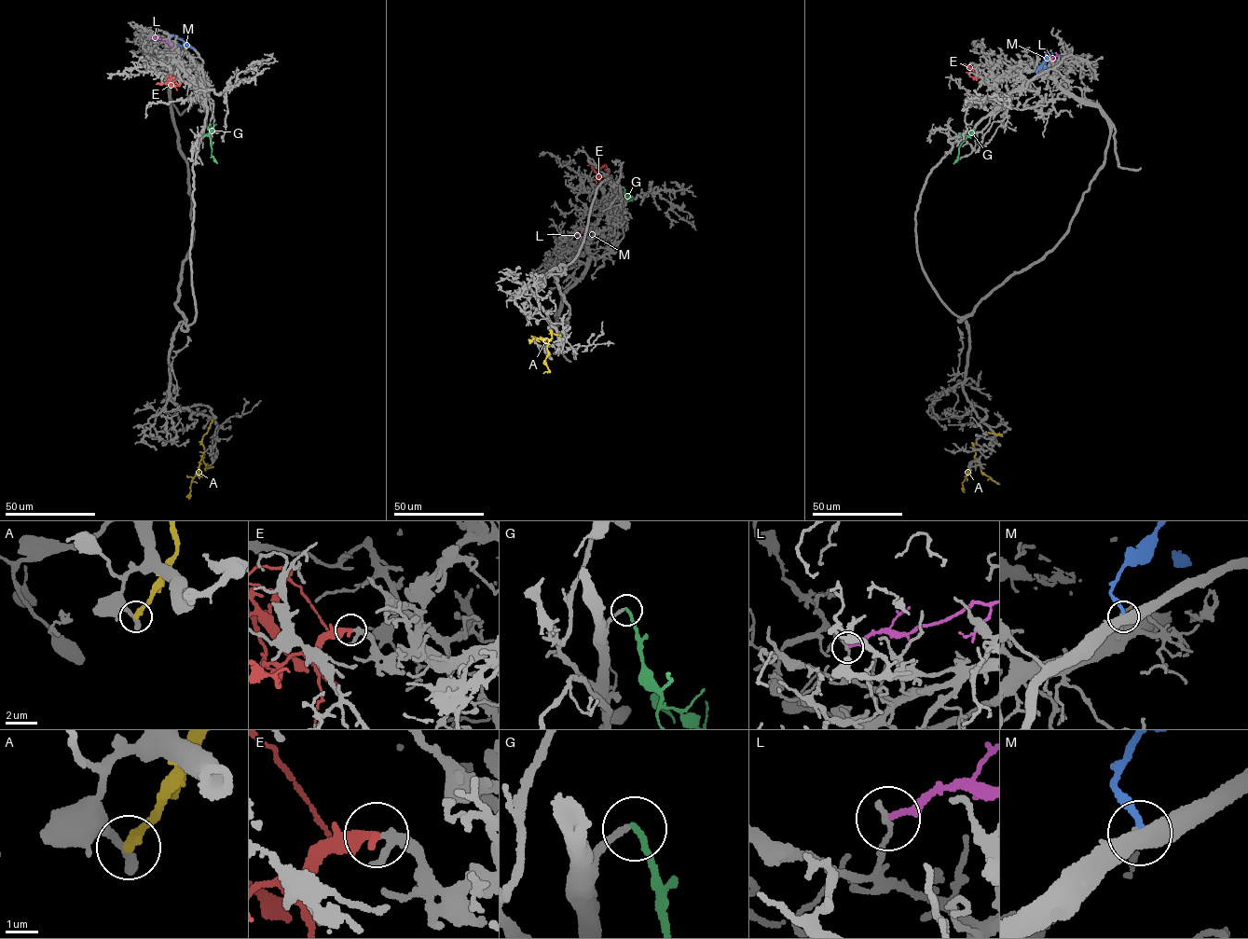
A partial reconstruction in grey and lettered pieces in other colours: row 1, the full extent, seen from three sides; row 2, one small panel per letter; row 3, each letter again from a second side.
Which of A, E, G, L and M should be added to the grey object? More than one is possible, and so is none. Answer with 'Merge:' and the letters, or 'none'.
Merge: E, G

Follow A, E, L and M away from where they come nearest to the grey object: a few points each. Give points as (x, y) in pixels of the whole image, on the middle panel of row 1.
A: (557, 353), (562, 347), (562, 338), (555, 334), (551, 333), (549, 339), (533, 338), (529, 343)
E: (600, 182), (600, 175), (592, 167), (588, 156)
L: (564, 239), (589, 228)
M: (611, 231), (608, 227), (585, 230), (596, 232)

